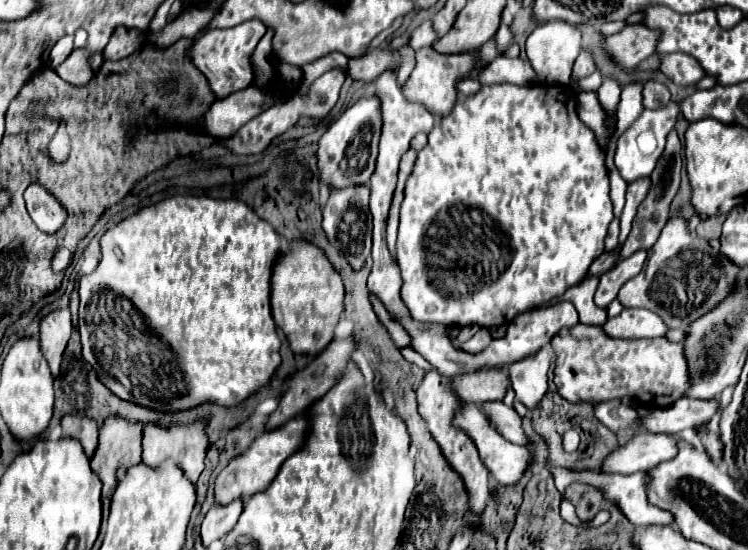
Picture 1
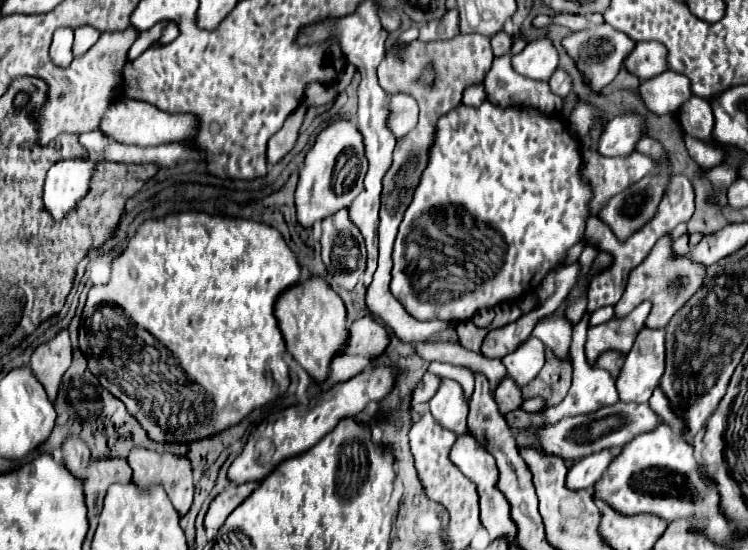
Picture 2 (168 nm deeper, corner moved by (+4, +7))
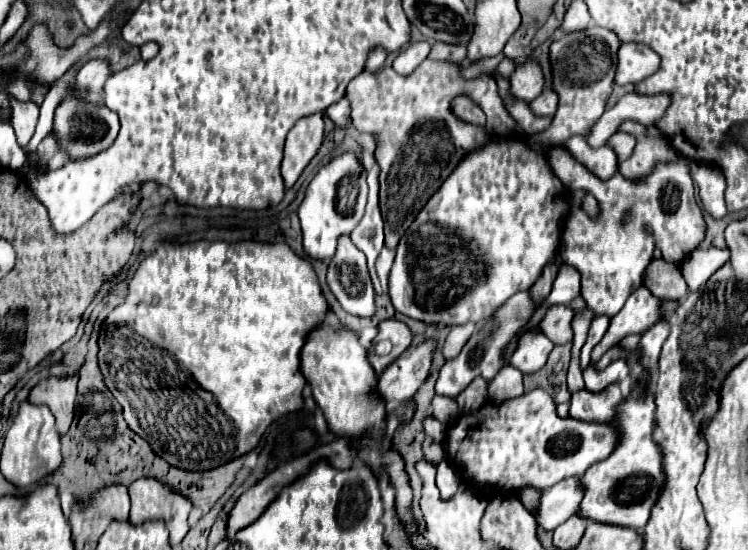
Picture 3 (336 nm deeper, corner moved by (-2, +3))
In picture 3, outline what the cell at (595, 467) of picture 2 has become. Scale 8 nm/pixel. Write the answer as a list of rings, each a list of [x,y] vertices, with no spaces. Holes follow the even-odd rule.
[[[569,477],[565,481],[559,481],[551,489],[545,489],[533,515],[537,527],[543,531],[553,531],[557,525],[565,523],[577,511],[581,497],[583,493],[577,477]]]

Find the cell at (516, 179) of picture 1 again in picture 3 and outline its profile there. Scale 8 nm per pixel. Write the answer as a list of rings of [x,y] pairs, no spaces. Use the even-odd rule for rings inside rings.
[[[493,137],[487,147],[467,155],[453,169],[397,245],[395,263],[389,273],[389,297],[395,311],[427,325],[479,323],[511,295],[531,289],[545,263],[555,257],[569,213],[563,183],[551,171],[545,157],[541,153],[533,157],[533,153],[521,139]]]

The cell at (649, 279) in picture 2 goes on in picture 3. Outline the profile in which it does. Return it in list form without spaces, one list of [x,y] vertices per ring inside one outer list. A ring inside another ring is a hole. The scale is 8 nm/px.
[[[639,287],[635,293],[631,293],[623,309],[615,317],[611,317],[611,325],[603,339],[599,341],[599,345],[595,345],[591,361],[593,363],[599,361],[601,355],[613,345],[617,345],[625,335],[645,333],[659,319],[661,319],[661,299],[651,295],[645,287]]]

